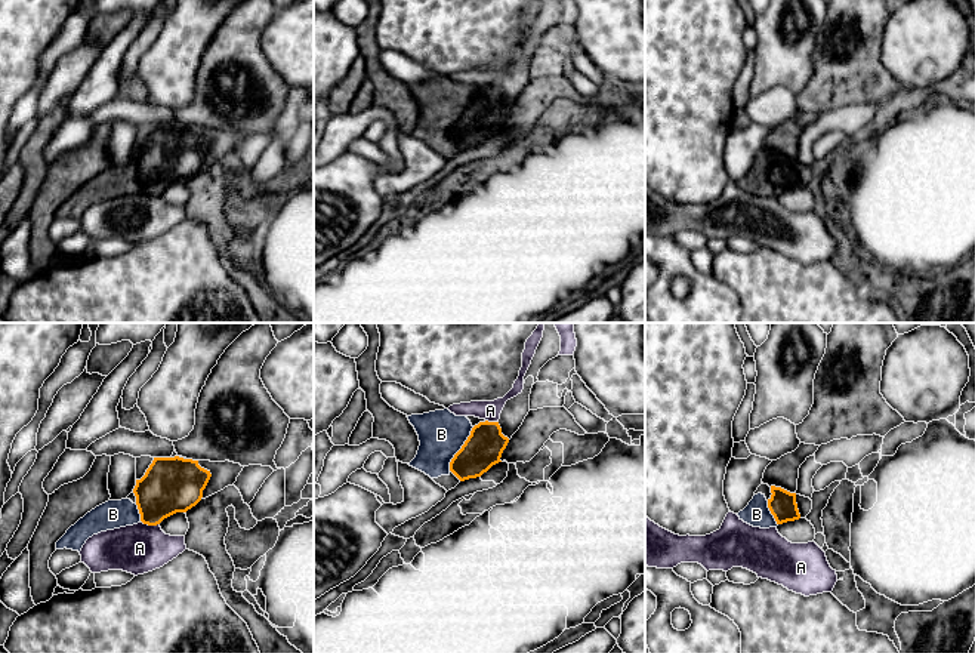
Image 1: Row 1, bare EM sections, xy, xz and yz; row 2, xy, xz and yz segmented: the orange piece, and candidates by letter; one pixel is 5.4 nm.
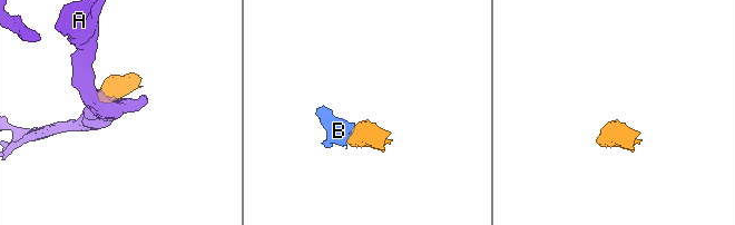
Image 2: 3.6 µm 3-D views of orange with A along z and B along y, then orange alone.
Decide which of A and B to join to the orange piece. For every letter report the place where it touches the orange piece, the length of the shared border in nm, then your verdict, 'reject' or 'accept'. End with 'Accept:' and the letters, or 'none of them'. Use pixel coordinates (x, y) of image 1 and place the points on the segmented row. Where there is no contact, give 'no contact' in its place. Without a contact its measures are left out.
A: xy (151, 524) | 100 nm | reject
B: xz (460, 449) | 280 nm | accept
Accept: B

